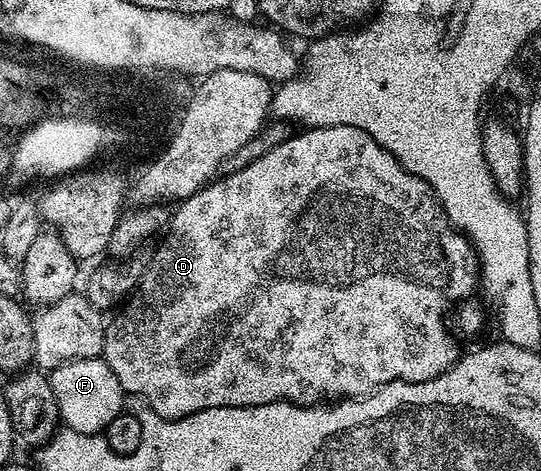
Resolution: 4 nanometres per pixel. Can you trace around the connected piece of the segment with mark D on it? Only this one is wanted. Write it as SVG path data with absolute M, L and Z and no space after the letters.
M353 126L299 130L296 136L295 133L288 135L265 155L249 162L249 166L212 179L174 209L163 238L163 245L156 250L151 265L138 277L133 295L118 309L119 317L107 324L107 341L101 358L109 370L117 374L117 382L121 382L124 393L140 396L146 407L167 420L179 420L194 412L221 406L244 408L278 400L315 406L336 398L362 398L398 380L416 384L440 376L453 367L461 355L443 315L450 304L451 308L474 297L475 287L478 289L481 284L479 258L471 241L444 216L432 188L405 171L401 162L365 134L365 130Z

